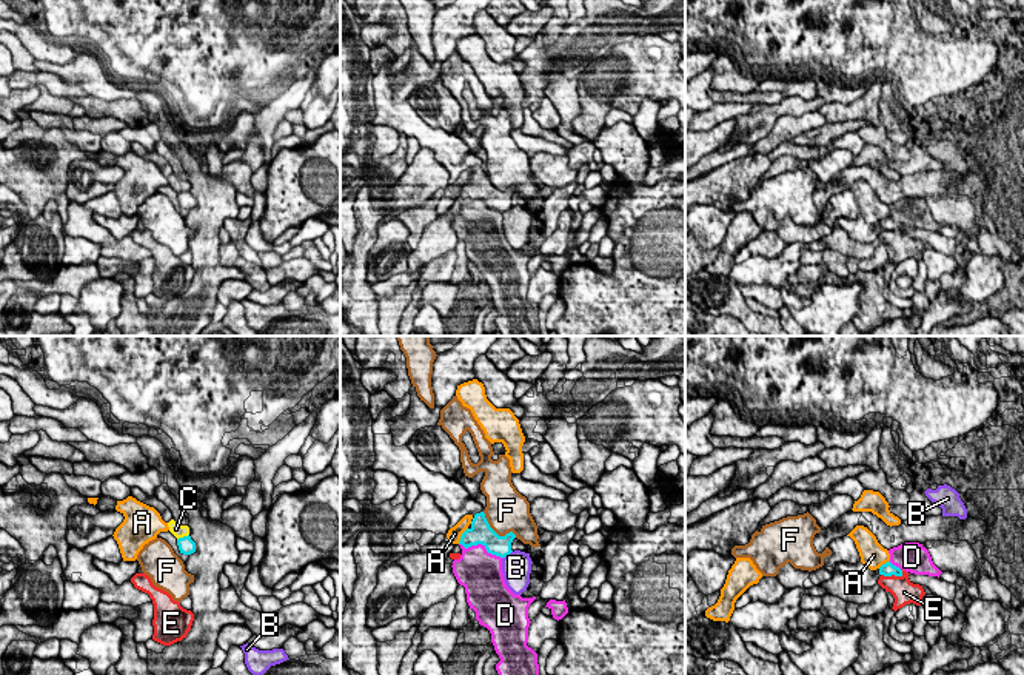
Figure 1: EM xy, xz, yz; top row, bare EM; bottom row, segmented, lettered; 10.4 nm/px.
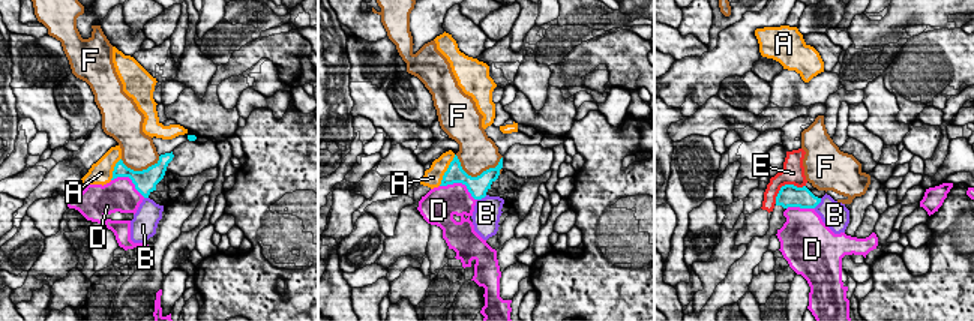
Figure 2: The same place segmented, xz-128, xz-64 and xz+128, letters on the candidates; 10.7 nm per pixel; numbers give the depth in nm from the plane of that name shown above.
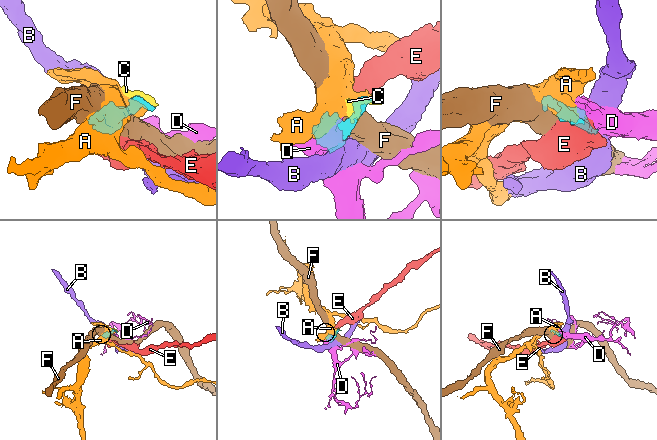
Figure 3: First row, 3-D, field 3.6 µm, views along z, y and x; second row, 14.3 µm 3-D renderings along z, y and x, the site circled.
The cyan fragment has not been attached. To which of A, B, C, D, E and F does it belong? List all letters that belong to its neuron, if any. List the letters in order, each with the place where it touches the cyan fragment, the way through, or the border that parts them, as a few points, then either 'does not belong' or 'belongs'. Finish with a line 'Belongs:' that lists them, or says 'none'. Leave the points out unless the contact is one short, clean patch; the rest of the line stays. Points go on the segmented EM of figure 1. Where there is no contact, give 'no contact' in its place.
A: contact xz (462, 535); does not belong
B: contact xz (507, 555); border xz (512, 550), (502, 558); does not belong
C: contact xy (184, 537); does not belong
D: contact xz (481, 543); does not belong
E: contact yz (892, 574); does not belong
F: contact xz (498, 535); does not belong
Belongs: none

